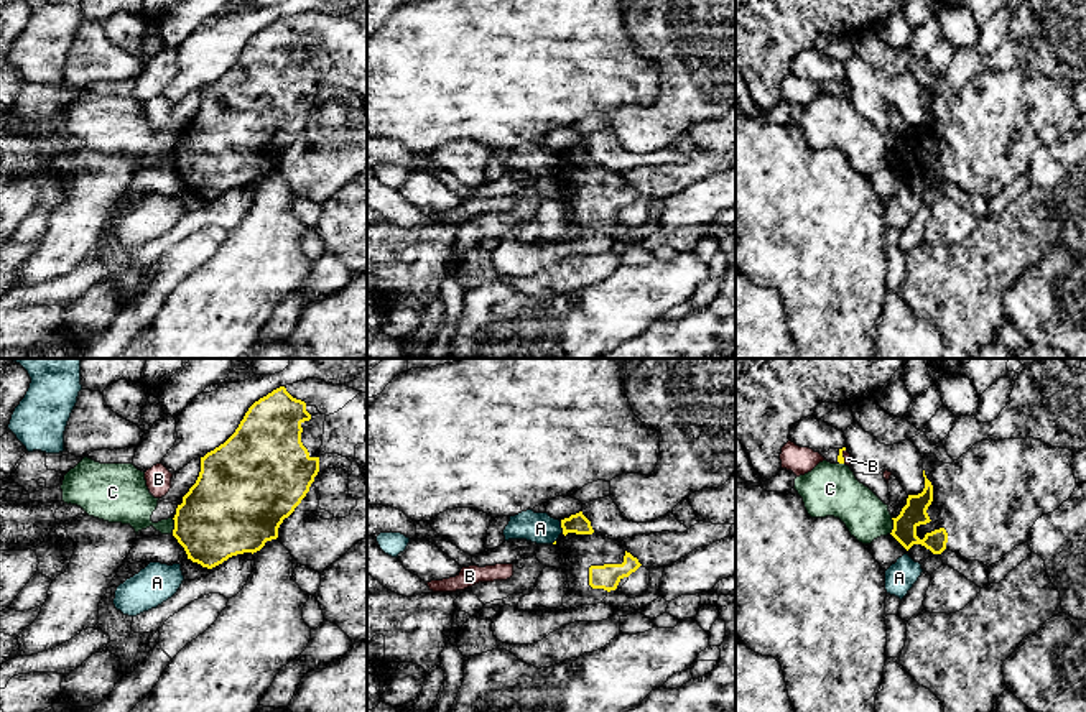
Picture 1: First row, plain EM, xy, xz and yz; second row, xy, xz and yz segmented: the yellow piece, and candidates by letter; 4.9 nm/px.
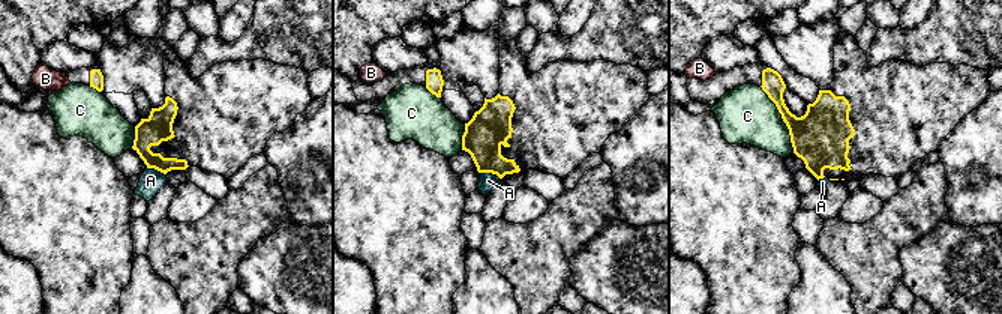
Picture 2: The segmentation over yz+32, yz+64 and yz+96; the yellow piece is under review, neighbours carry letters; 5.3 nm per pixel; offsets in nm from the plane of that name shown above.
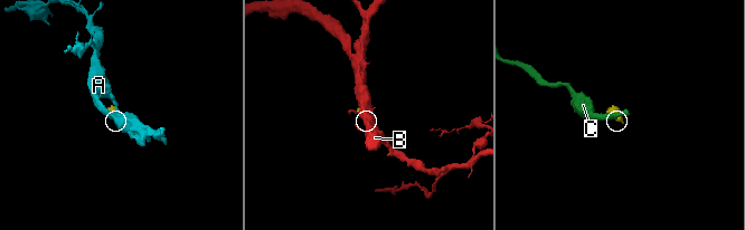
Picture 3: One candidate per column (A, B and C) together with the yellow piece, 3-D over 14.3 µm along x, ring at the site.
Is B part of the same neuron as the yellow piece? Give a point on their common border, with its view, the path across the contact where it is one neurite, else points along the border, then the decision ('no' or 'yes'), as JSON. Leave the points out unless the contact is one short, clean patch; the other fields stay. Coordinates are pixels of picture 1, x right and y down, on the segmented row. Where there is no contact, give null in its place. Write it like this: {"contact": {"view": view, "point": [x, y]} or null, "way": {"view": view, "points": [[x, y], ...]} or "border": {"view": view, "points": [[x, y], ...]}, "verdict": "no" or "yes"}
{"contact": {"view": "yz", "point": [841, 456]}, "verdict": "no"}

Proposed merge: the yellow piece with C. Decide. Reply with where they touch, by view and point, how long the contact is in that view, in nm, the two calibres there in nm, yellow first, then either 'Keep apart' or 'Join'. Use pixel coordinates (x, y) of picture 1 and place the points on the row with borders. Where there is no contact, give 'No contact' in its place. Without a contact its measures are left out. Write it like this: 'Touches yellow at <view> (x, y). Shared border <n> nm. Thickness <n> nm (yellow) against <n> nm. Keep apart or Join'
Touches yellow at xy (175, 527). Shared border 80 nm. Thickness 420 nm (yellow) against 220 nm. Keep apart

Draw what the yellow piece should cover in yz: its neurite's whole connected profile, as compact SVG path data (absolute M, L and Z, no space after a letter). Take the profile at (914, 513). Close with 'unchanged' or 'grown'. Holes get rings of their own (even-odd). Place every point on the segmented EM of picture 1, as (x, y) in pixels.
M1025 437L977 442L953 464L940 462L935 454L923 455L925 488L908 495L900 515L892 518L890 534L907 551L913 544L921 544L933 554L949 549L989 567L1027 543L1035 521L1071 497L1078 487L1071 469L1073 454Z; grown

